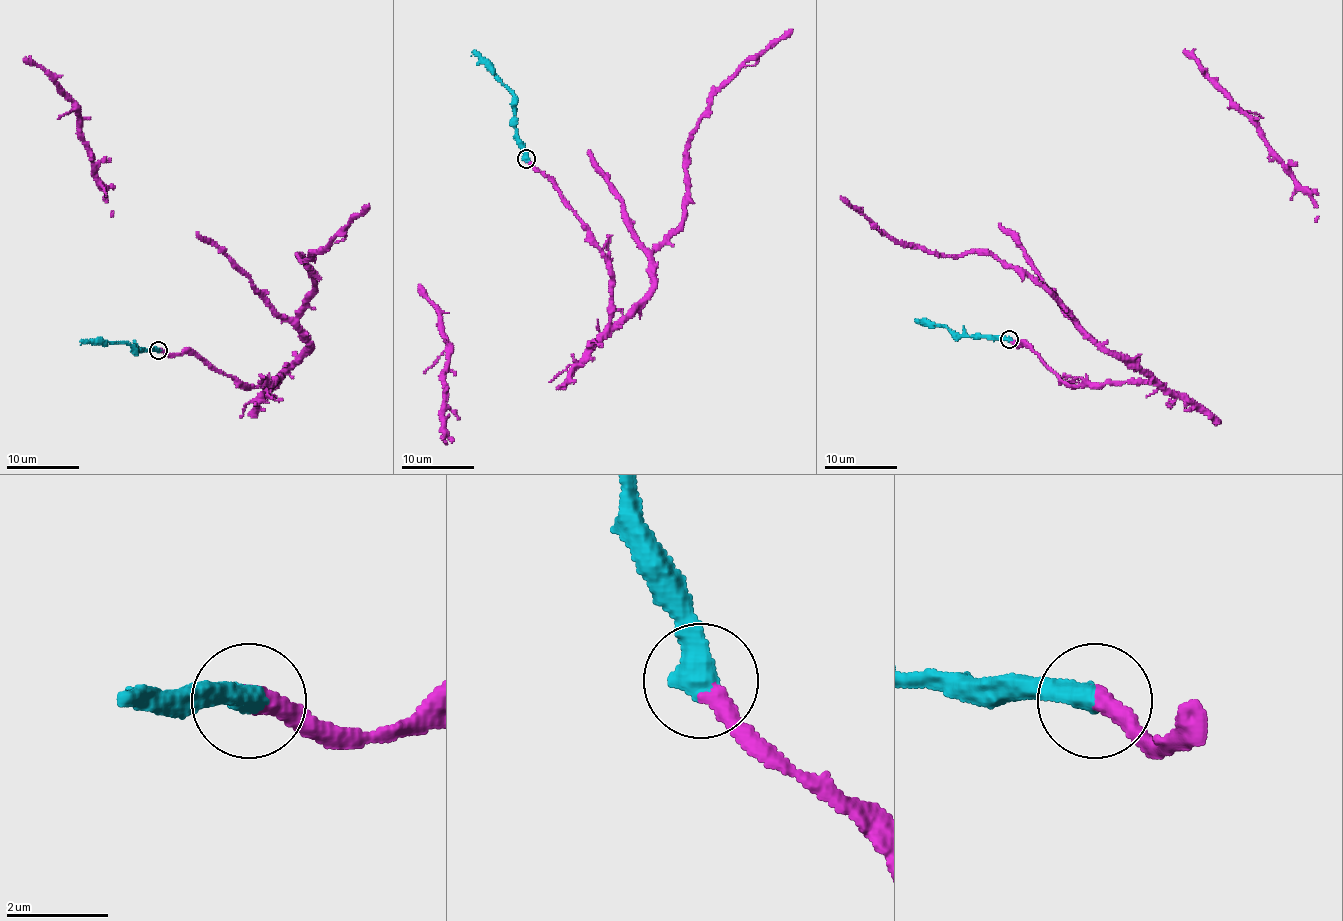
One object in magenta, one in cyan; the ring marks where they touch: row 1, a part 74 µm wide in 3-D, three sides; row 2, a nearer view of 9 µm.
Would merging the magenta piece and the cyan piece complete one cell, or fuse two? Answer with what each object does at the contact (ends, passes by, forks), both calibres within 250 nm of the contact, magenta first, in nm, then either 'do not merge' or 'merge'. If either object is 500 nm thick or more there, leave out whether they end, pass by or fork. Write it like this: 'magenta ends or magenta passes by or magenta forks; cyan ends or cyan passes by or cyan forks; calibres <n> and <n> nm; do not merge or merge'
calibres 360 and 550 nm; merge

